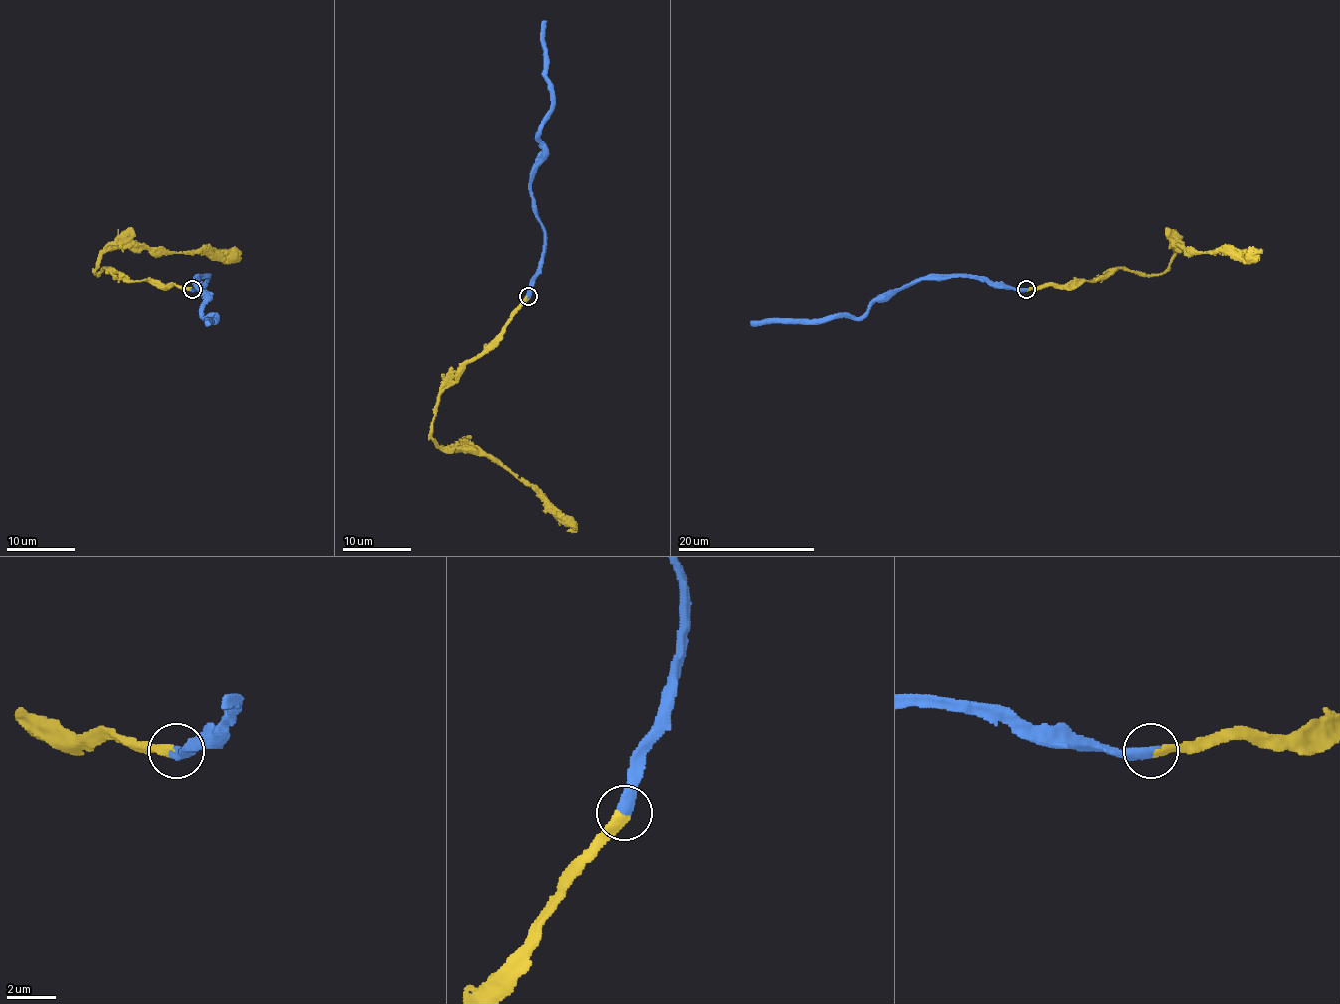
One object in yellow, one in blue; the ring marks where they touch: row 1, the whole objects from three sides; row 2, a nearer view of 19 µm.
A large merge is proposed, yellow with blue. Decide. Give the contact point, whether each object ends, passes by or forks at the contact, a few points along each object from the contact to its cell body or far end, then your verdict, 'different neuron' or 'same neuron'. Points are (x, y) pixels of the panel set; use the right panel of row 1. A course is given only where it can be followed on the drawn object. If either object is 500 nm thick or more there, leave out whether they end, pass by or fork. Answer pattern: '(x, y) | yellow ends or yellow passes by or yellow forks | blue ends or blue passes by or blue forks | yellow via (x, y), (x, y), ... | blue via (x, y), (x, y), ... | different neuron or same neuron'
(1026, 289) | yellow ends | blue ends | yellow via (1026, 289), (1105, 279), (1115, 269), (1161, 274), (1178, 247), (1195, 252), (1250, 252), (1259, 259) | blue via (1026, 289), (1007, 289), (982, 279), (942, 276), (908, 282), (883, 293), (860, 317), (754, 320), (751, 324) | same neuron

